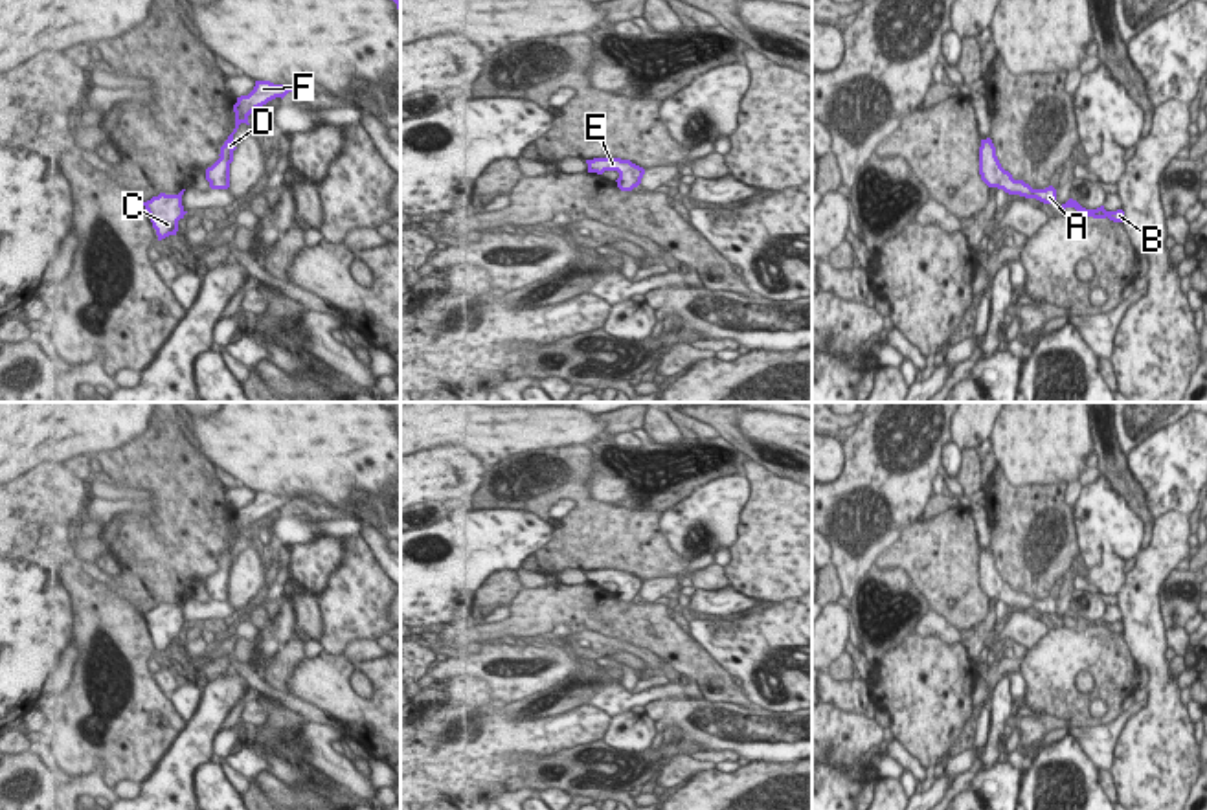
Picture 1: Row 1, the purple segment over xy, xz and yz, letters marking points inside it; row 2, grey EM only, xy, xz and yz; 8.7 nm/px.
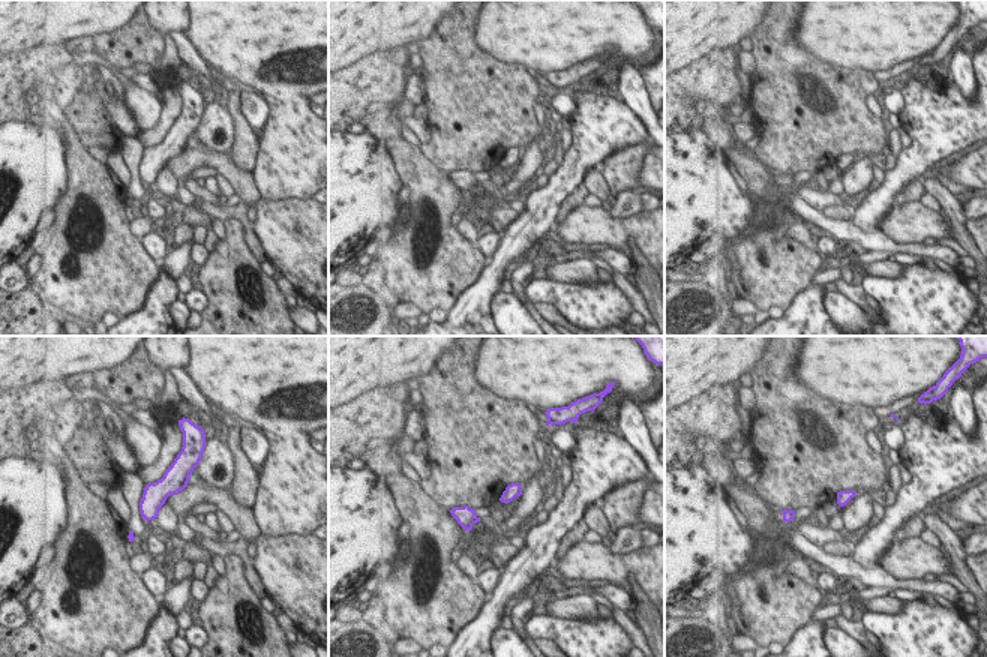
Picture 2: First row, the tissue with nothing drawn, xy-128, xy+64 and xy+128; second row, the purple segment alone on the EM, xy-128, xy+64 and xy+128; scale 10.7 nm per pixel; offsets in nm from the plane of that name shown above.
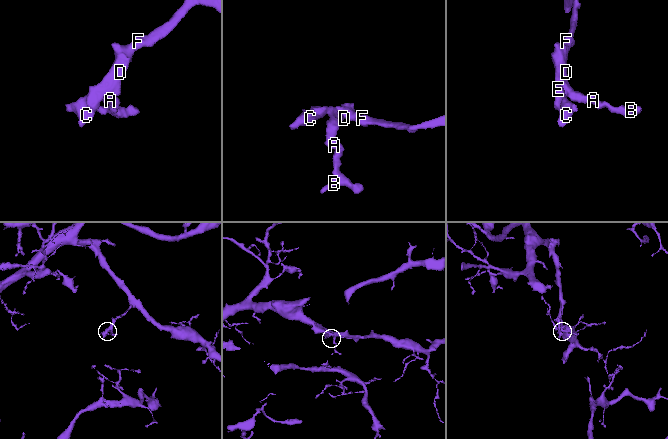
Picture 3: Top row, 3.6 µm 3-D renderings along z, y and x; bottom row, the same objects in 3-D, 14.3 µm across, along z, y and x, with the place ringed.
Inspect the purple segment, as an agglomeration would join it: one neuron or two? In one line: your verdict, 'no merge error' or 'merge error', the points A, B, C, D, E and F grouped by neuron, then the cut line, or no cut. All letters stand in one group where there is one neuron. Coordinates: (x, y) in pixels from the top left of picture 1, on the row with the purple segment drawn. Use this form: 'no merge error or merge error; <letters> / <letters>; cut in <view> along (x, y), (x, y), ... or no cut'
no merge error; A B C D E F; no cut

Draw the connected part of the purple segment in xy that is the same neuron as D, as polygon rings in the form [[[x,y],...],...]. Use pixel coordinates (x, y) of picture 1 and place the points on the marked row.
[[[255,81],[254,90],[248,96],[237,97],[237,103],[233,105],[235,112],[235,129],[220,147],[220,158],[206,169],[206,180],[209,182],[211,189],[228,189],[230,187],[230,163],[233,162],[233,151],[237,149],[233,143],[233,134],[237,132],[241,123],[248,123],[248,116],[266,105],[268,101],[276,97],[285,97],[288,92],[292,92],[290,84],[274,84],[270,81]]]

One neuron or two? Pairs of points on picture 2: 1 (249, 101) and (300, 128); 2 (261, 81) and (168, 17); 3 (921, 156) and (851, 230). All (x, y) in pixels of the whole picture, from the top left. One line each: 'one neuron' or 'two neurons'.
1: two neurons
2: two neurons
3: two neurons

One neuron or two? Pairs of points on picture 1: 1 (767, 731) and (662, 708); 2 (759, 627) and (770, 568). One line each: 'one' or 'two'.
1: one
2: two

